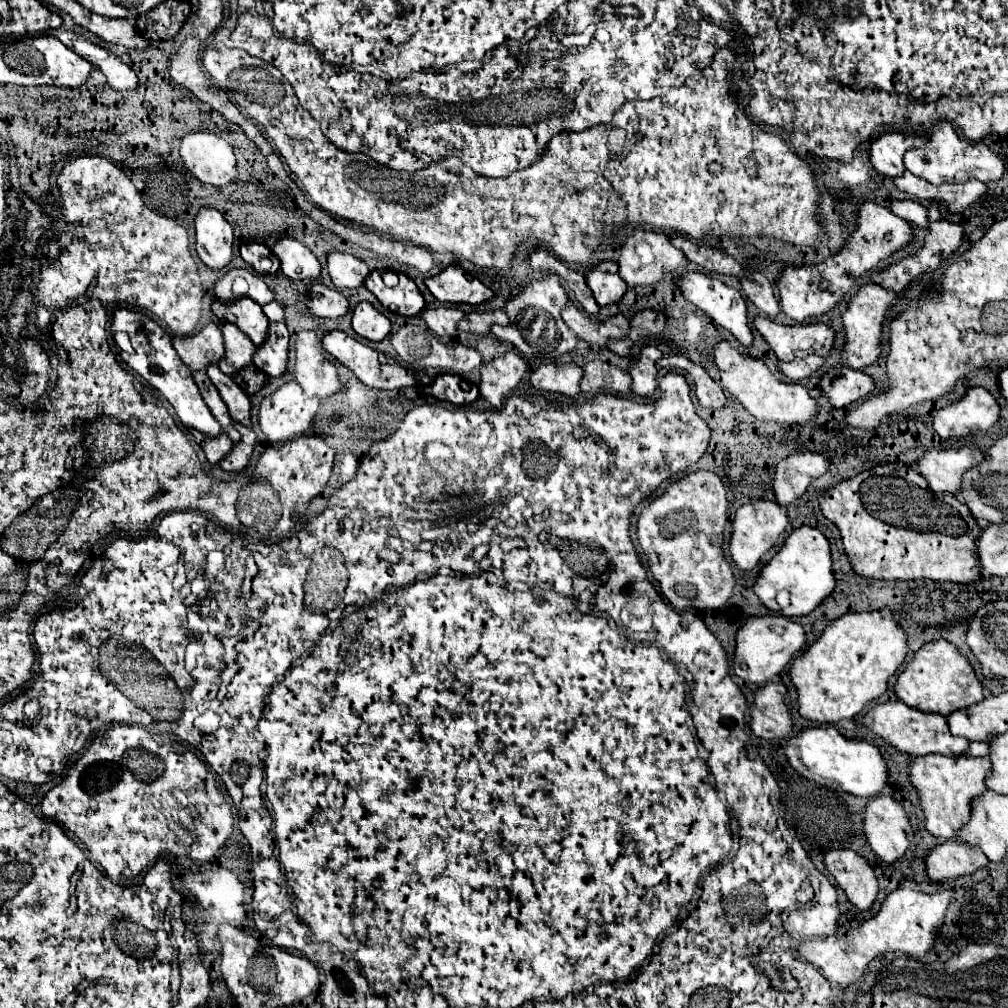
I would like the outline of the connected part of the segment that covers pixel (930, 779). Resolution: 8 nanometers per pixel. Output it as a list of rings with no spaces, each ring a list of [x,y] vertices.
[[[930,754],[914,758],[910,764],[910,782],[920,794],[920,804],[926,814],[926,828],[936,838],[956,838],[958,830],[968,824],[972,814],[972,800],[988,792],[986,776],[992,772],[990,758],[972,758],[972,756],[944,756]]]

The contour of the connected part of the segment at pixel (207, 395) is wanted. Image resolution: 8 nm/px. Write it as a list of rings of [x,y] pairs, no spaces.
[[[206,372],[194,374],[194,380],[196,380],[198,388],[200,388],[200,394],[202,394],[202,398],[204,398],[206,406],[210,408],[210,412],[214,414],[214,418],[220,422],[222,430],[232,438],[232,442],[234,442],[234,444],[238,444],[238,442],[240,442],[240,432],[234,428],[234,420],[230,418],[230,414],[228,414],[228,408],[226,408],[224,400],[220,398],[218,390],[214,388],[214,384],[212,384],[212,382],[210,382],[210,378],[206,376]]]

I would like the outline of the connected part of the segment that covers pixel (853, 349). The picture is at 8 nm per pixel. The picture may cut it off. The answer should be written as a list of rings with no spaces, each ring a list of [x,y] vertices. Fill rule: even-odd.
[[[870,282],[868,286],[862,286],[856,294],[856,298],[850,302],[848,310],[844,312],[844,328],[846,328],[846,352],[844,352],[844,366],[854,370],[864,370],[878,362],[878,358],[884,354],[884,340],[882,340],[882,326],[886,320],[886,314],[892,304],[898,302],[898,294],[892,294],[890,290],[884,290],[882,286]]]

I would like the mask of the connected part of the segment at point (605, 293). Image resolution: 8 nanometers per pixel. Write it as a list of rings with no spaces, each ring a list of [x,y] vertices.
[[[602,262],[586,276],[586,282],[600,306],[616,304],[626,294],[626,282],[620,278],[616,262]]]

